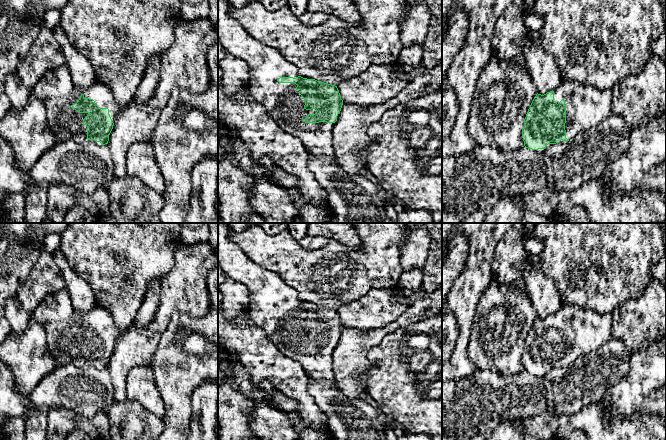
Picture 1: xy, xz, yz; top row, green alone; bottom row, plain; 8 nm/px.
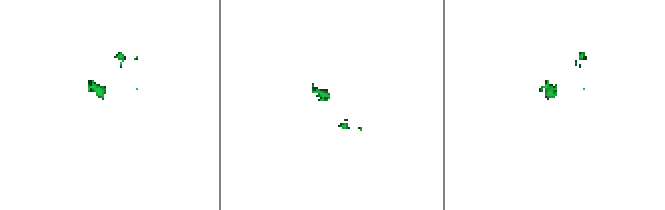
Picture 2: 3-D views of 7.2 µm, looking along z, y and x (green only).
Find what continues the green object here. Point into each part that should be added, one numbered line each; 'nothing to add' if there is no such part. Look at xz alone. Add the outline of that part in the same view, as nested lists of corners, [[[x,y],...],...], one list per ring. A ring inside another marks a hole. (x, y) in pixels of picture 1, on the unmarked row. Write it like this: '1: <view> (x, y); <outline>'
1: xz (285, 329); [[[218,223],[218,264],[231,279],[243,283],[250,293],[248,313],[251,320],[268,335],[278,350],[289,358],[299,362],[310,379],[315,381],[334,382],[332,371],[332,355],[335,347],[305,347],[309,338],[316,333],[306,334],[305,325],[296,313],[295,307],[279,307],[280,301],[299,300],[298,292],[288,286],[277,273],[269,271],[252,262],[245,253],[228,239],[230,228],[227,223]]]

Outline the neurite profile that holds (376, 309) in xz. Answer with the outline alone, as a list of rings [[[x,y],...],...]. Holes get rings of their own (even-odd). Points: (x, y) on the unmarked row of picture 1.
[[[396,287],[372,289],[337,312],[343,326],[370,331],[394,322],[408,307],[407,294]]]

